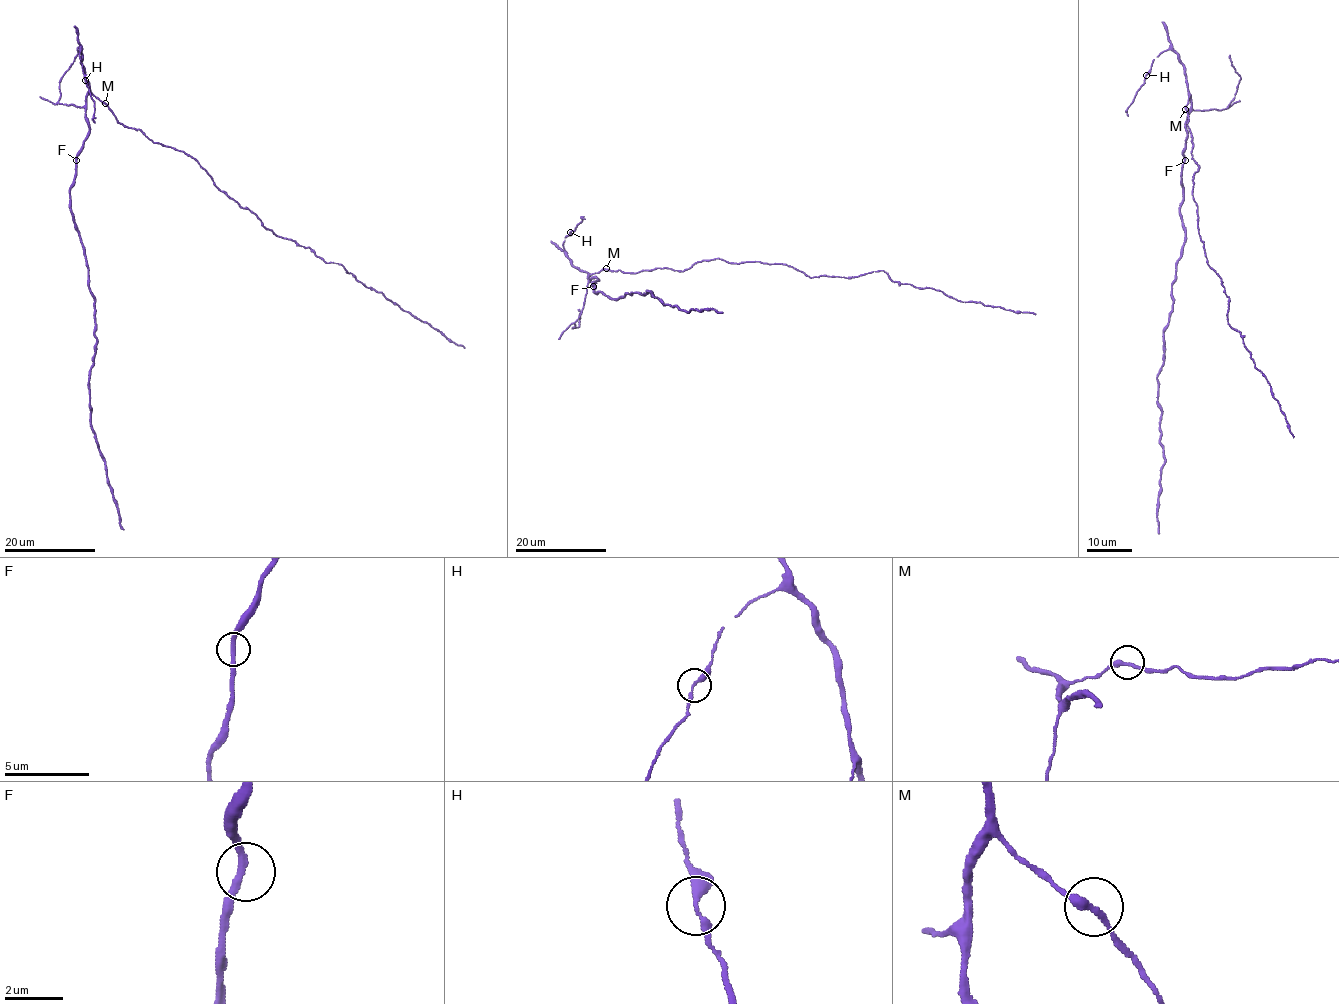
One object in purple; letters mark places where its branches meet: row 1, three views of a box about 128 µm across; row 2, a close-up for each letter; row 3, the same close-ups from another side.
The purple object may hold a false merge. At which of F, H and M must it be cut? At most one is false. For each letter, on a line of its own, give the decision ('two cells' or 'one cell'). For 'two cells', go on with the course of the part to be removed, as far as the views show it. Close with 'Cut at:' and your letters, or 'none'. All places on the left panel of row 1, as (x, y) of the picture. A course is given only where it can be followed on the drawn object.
F: one cell
H: one cell
M: one cell
Cut at: none

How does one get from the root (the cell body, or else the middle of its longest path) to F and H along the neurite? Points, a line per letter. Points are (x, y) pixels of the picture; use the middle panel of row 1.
F: (606, 270), (590, 274), (588, 278), (599, 280), (593, 286)
H: (606, 270), (590, 274), (572, 264), (563, 246), (570, 232)

